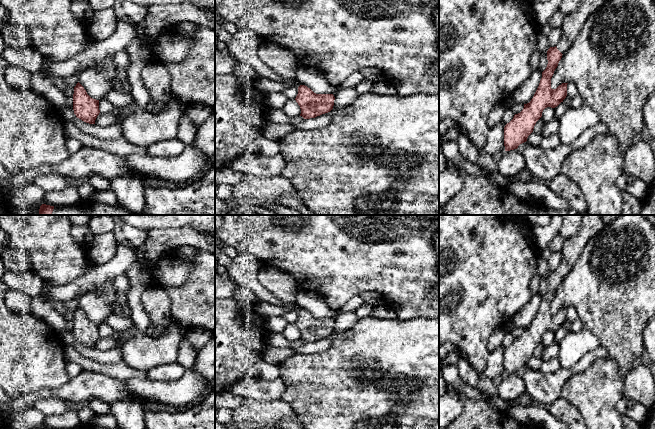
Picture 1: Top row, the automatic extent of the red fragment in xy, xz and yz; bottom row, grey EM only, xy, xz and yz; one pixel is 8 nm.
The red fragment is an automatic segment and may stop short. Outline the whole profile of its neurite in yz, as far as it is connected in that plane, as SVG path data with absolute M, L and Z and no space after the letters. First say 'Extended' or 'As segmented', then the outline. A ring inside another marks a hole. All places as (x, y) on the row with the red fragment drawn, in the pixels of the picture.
Extended. M581 0L577 9L564 17L560 41L547 51L548 64L542 72L542 78L533 98L529 103L524 104L523 110L515 114L504 127L505 151L517 149L520 144L526 142L536 122L542 117L543 110L547 107L557 107L566 98L568 83L562 83L556 89L552 89L551 78L562 55L570 48L586 19L603 3L604 0Z

